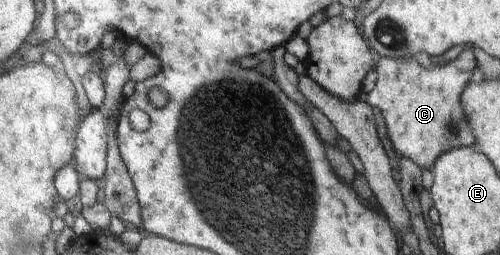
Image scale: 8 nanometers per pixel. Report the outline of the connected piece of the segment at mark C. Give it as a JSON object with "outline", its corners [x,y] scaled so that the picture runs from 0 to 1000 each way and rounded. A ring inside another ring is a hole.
{"outline":[[[934,176],[900,251],[870,255],[864,271],[844,267],[826,220],[762,220],[754,239],[754,322],[734,369],[732,412],[762,435],[788,596],[858,667],[878,600],[906,576],[950,573],[950,529],[926,443],[920,380],[930,333],[942,322],[950,263],[944,192]]]}

